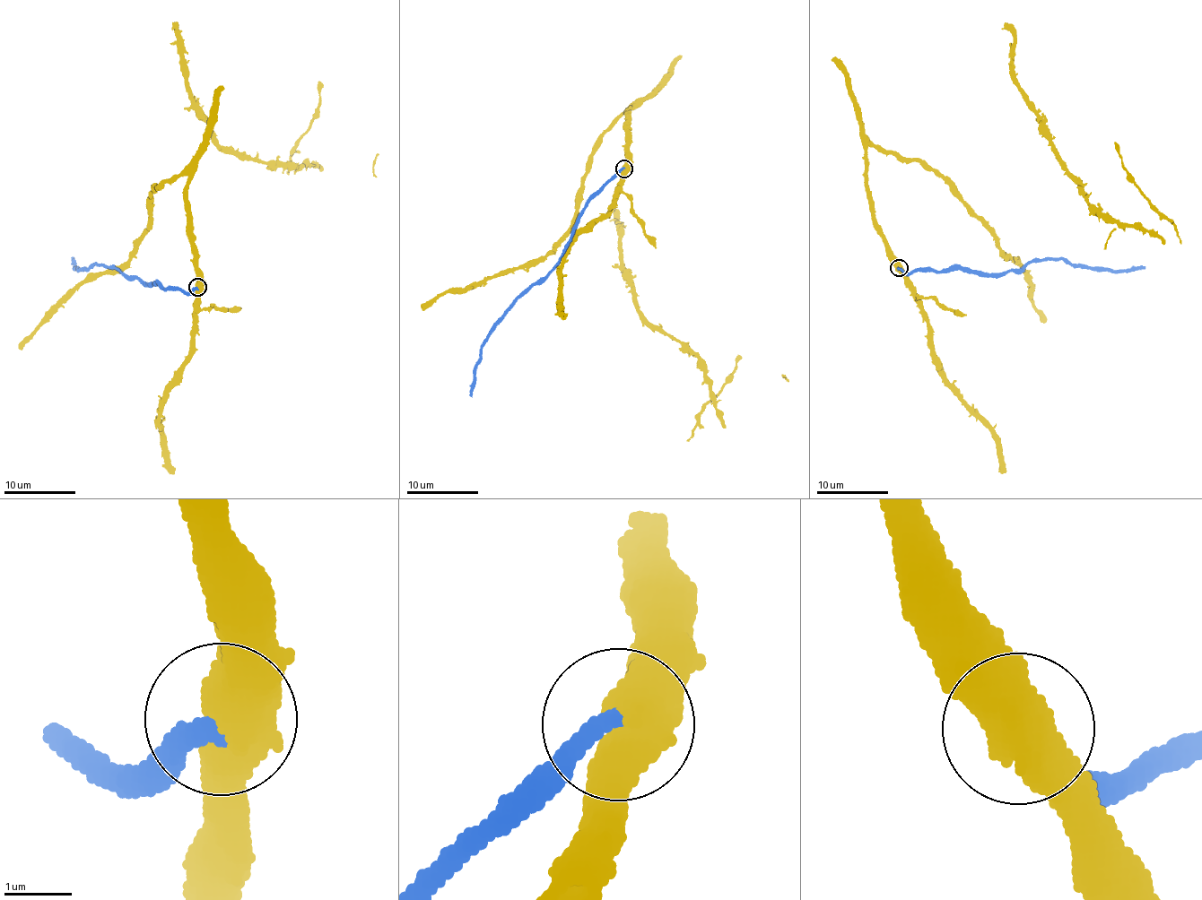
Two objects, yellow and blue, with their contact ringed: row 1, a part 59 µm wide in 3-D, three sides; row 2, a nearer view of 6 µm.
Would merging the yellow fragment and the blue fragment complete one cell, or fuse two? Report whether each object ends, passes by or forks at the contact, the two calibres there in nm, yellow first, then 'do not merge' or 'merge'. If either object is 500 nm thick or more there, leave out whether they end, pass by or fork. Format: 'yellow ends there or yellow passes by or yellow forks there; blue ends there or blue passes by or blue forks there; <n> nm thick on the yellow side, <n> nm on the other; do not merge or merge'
650 nm thick on the yellow side, 300 nm on the other; do not merge

